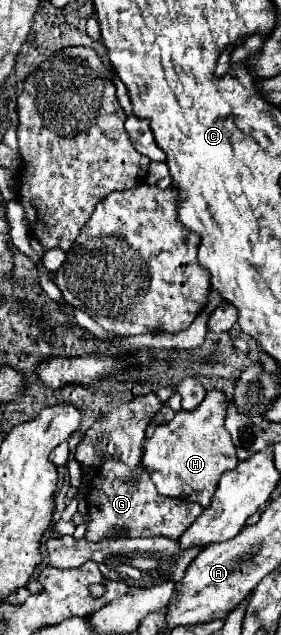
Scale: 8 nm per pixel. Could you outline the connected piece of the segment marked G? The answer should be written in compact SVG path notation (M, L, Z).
M107 460L107 464L103 464L103 468L99 470L99 476L91 480L91 492L87 492L85 496L91 518L87 522L87 540L99 542L117 538L119 532L127 532L127 536L165 536L177 540L203 512L199 504L159 496L151 482L151 476L141 476L137 484L131 484L127 476L129 472L127 468L123 468L123 464L119 464L119 460Z

